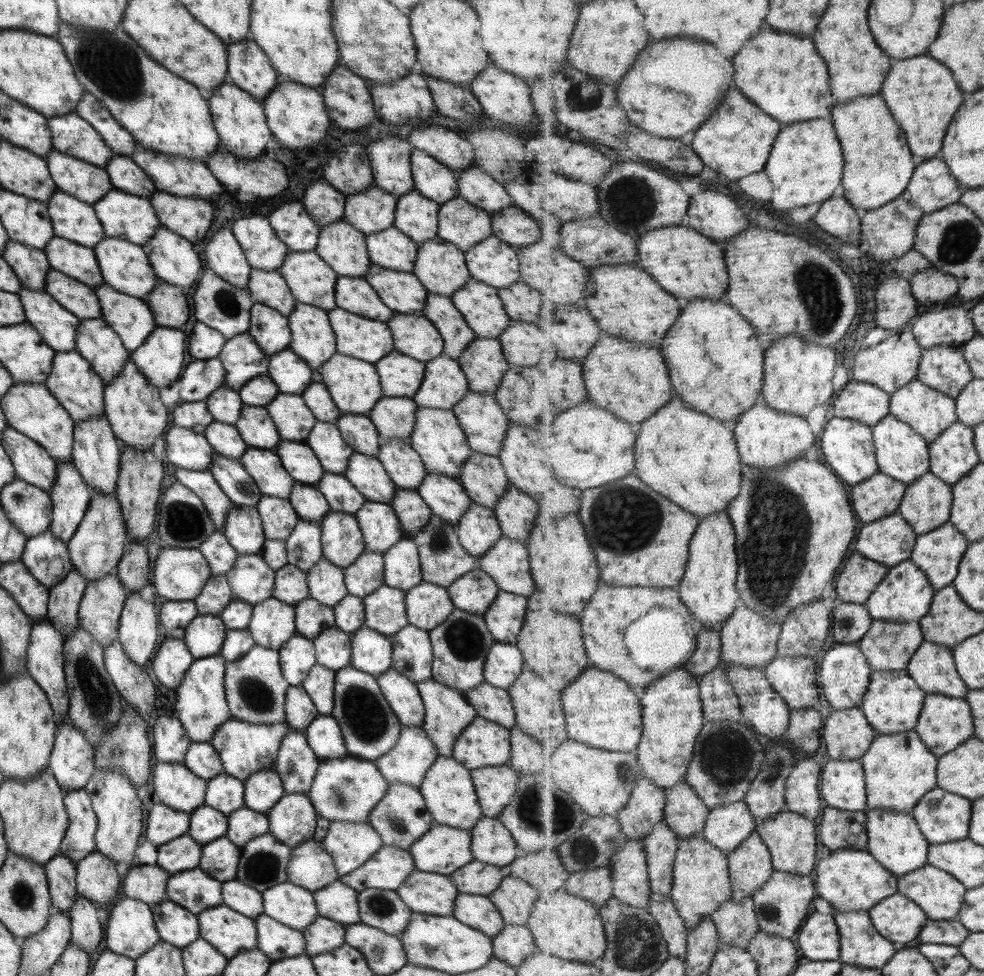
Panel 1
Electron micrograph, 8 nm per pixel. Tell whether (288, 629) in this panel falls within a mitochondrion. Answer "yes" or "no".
no

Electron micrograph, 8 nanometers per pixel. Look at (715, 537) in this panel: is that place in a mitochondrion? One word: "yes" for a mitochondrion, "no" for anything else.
no

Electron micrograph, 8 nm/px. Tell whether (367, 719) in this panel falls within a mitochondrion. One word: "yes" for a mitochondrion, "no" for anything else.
yes

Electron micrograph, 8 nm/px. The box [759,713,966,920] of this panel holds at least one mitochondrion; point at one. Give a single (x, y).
(773, 770)

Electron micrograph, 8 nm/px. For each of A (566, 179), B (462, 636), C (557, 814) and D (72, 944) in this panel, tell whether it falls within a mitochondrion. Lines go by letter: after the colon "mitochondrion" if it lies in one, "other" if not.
A: other
B: mitochondrion
C: mitochondrion
D: other

